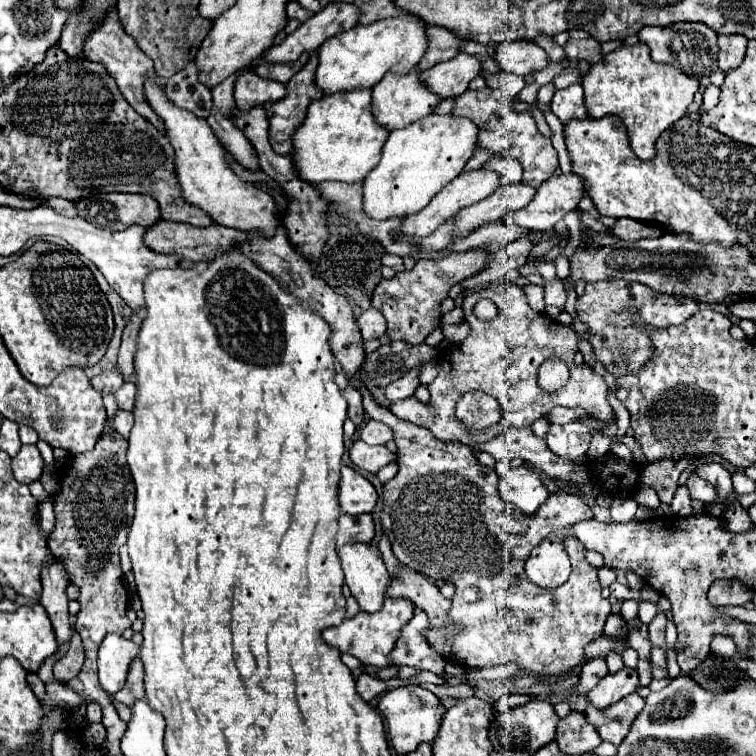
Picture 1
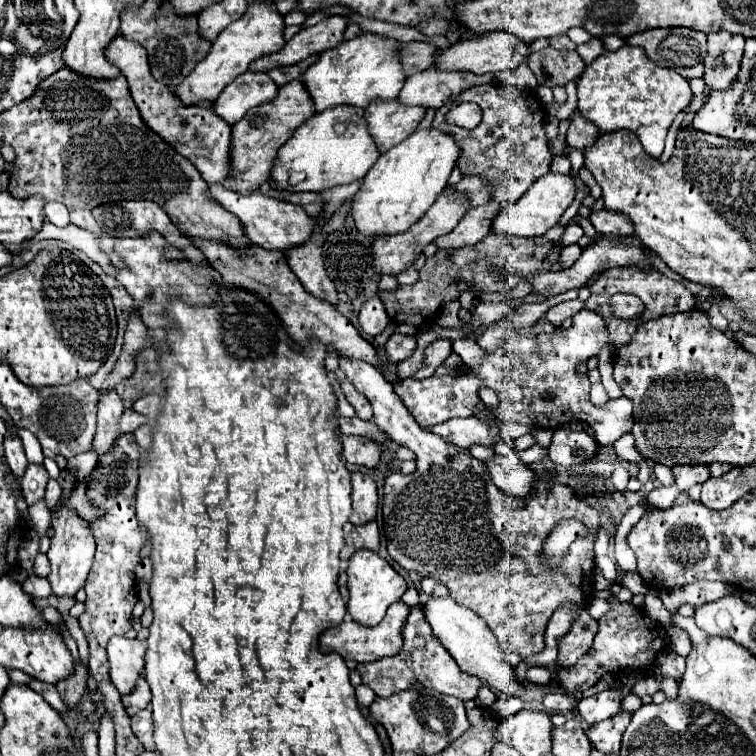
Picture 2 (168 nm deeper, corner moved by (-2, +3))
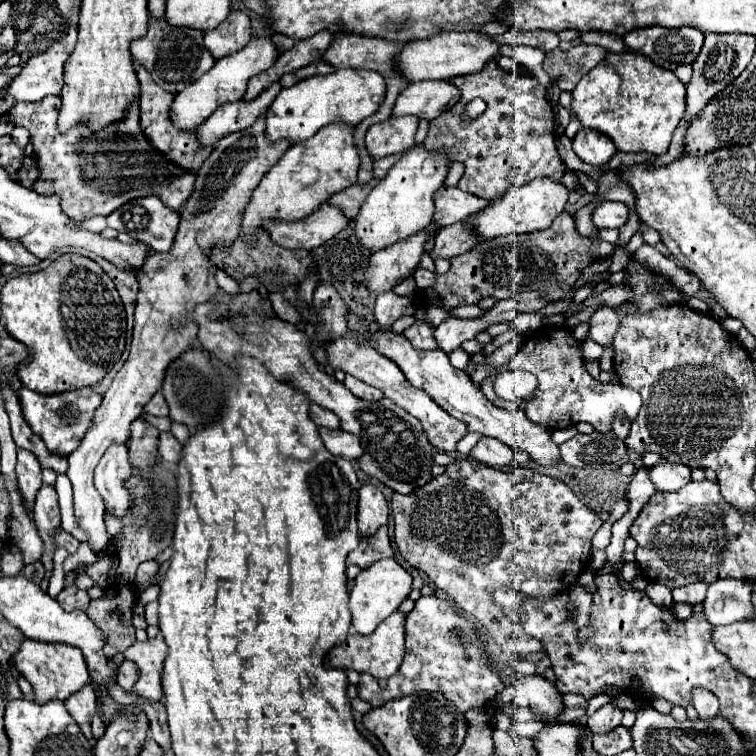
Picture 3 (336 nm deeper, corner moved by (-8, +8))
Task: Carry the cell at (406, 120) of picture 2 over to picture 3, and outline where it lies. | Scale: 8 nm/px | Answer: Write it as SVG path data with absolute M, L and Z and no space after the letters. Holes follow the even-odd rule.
M414 115L408 117L388 117L388 121L380 121L366 131L366 149L374 159L396 155L408 151L414 145L414 135L418 129L418 121Z

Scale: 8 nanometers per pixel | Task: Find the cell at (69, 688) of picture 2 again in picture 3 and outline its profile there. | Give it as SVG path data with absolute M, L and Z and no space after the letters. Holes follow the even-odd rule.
M84 685L80 691L72 693L66 701L64 701L68 713L74 717L74 721L78 723L78 727L82 729L82 733L92 739L92 731L90 731L90 721L96 715L96 693L92 689L92 685Z

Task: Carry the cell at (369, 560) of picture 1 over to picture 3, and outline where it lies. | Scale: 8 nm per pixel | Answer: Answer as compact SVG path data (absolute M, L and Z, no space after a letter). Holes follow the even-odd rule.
M380 559L370 567L362 569L354 579L354 589L350 591L350 613L352 613L352 629L360 635L372 633L378 623L382 623L388 615L392 615L400 603L412 591L412 575L402 569L394 559Z

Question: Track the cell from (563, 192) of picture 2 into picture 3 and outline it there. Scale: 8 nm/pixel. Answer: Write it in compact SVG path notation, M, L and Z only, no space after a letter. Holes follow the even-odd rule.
M536 177L524 187L512 187L504 197L490 201L490 205L478 213L478 217L470 219L476 227L476 233L480 239L494 239L500 235L512 235L512 233L532 233L542 231L544 227L552 225L552 219L564 211L564 205L568 203L570 191L562 181L554 181L548 177Z

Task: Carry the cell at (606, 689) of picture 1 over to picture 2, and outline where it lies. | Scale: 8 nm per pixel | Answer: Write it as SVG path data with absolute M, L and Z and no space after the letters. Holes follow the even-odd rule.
M604 690L600 694L594 694L592 698L582 698L578 702L578 714L588 726L592 726L618 714L620 702L622 702L620 690Z

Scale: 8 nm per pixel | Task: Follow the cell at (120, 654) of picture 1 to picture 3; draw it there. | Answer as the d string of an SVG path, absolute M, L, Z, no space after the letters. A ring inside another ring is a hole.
M158 635L154 639L146 639L142 643L136 641L124 651L124 659L132 661L140 671L140 677L138 677L134 689L144 699L158 701L162 697L160 675L162 675L162 663L166 657L166 649L168 647L166 647L164 639Z

